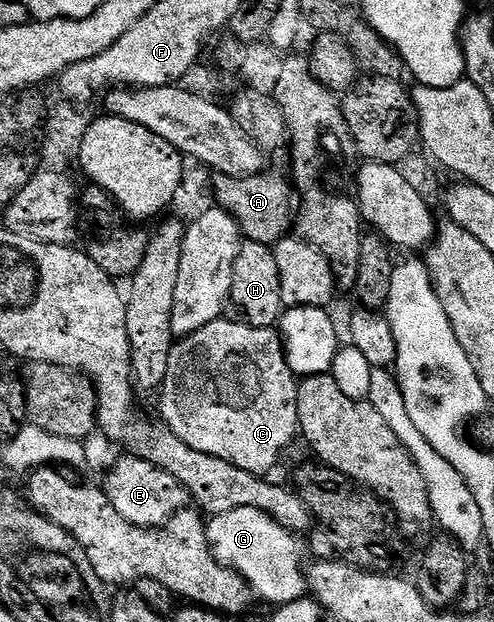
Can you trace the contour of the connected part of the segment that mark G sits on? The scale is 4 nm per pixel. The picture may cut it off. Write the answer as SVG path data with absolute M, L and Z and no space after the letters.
M248 507L214 515L208 520L205 532L218 563L230 571L238 571L249 582L249 588L258 600L284 605L306 598L305 547L294 532L279 525L279 521L272 519L267 512Z

